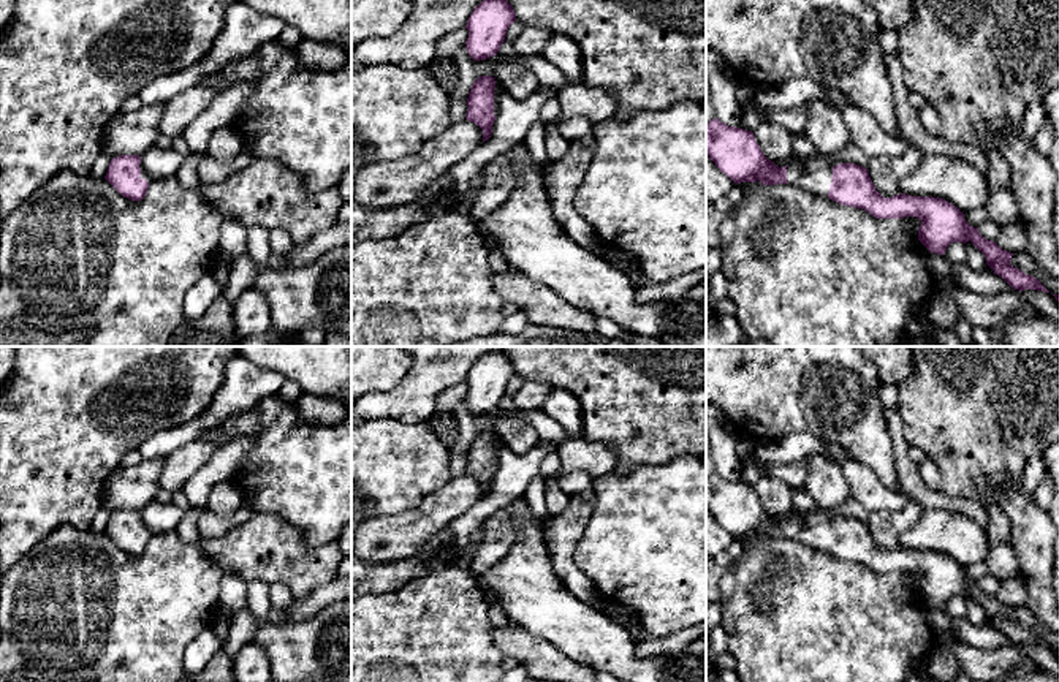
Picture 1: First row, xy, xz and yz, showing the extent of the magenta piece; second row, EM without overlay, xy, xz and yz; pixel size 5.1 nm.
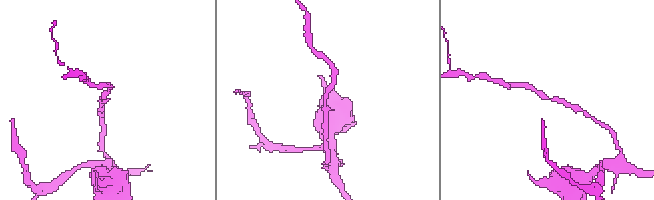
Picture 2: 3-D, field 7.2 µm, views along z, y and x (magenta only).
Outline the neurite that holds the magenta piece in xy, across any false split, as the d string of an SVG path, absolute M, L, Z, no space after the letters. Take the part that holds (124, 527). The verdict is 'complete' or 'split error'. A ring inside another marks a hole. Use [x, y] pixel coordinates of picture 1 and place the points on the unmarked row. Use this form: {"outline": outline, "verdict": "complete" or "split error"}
{"outline": "M120 510L111 513L104 533L123 551L141 555L154 533L141 517L139 510Z", "verdict": "split error"}

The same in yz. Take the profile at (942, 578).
{"outline": "M712 473L709 478L706 478L706 510L734 538L753 538L757 535L760 535L763 540L793 538L815 549L828 551L842 560L864 563L875 573L901 574L904 571L917 571L921 574L921 581L918 582L918 595L931 608L945 609L945 604L951 597L966 598L970 595L985 609L986 619L994 625L994 628L1002 631L1013 644L1037 644L1050 647L1035 631L1027 630L1010 619L1013 608L1002 604L993 595L986 595L978 587L978 582L974 582L966 576L964 568L958 562L942 552L923 552L904 547L883 552L875 544L866 522L855 517L833 519L829 510L814 510L807 514L796 513L788 522L779 522L774 519L774 516L765 511L752 486L738 481L728 481L719 473Z", "verdict": "split error"}

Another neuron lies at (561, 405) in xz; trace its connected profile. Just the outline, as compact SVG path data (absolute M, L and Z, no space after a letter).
M552 388L541 411L559 422L568 438L583 435L584 413L579 400L571 392L560 388Z

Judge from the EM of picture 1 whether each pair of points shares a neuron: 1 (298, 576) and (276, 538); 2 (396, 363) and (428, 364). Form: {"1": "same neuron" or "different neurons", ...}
{"1": "same neuron", "2": "different neurons"}

